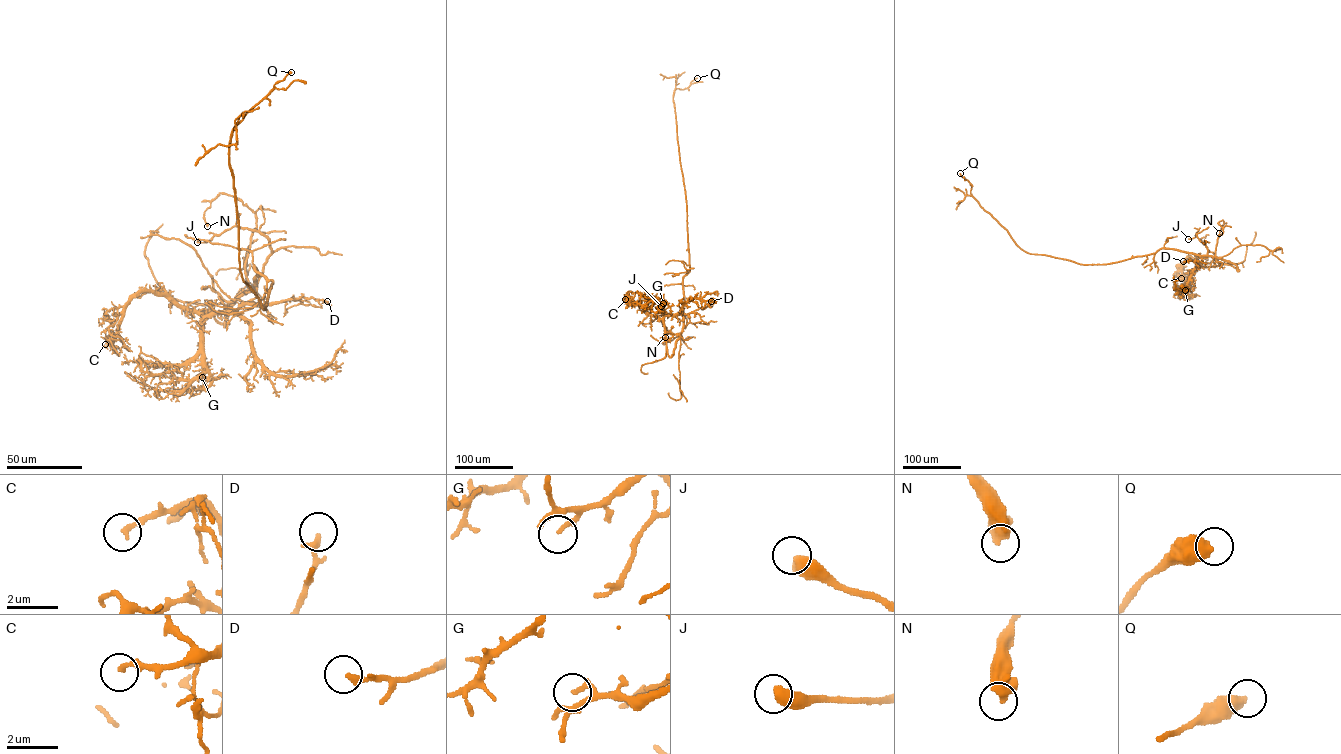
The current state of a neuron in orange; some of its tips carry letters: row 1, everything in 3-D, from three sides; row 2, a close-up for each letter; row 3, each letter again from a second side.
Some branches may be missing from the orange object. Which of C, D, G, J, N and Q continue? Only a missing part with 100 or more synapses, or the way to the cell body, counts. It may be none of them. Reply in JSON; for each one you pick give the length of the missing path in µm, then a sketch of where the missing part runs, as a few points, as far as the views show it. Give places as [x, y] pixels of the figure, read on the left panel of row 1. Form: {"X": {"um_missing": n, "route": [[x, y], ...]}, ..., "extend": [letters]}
{"extend": []}

